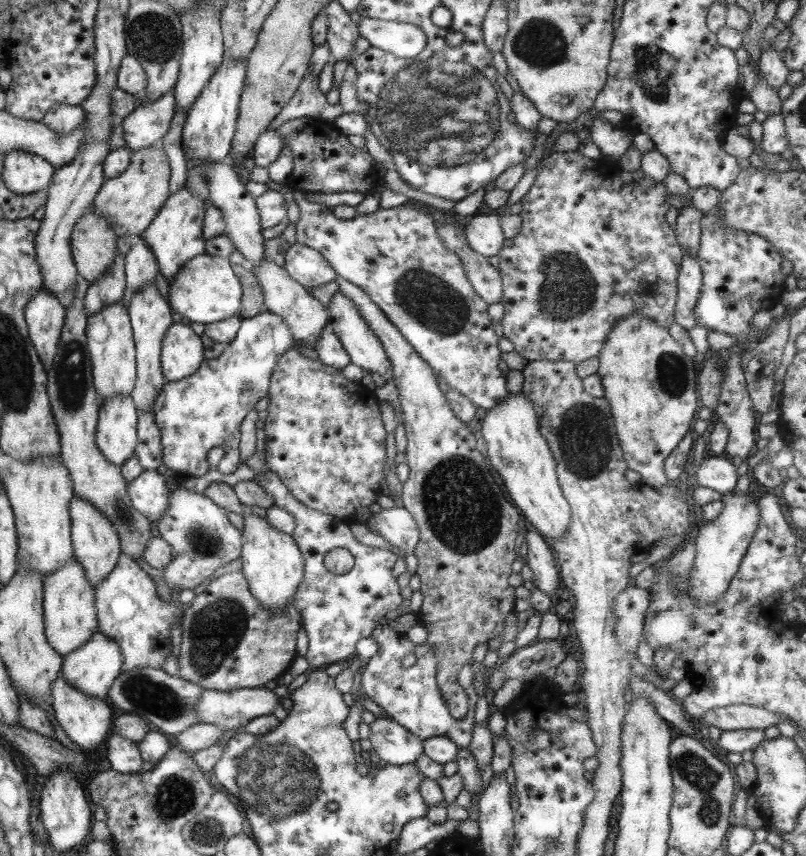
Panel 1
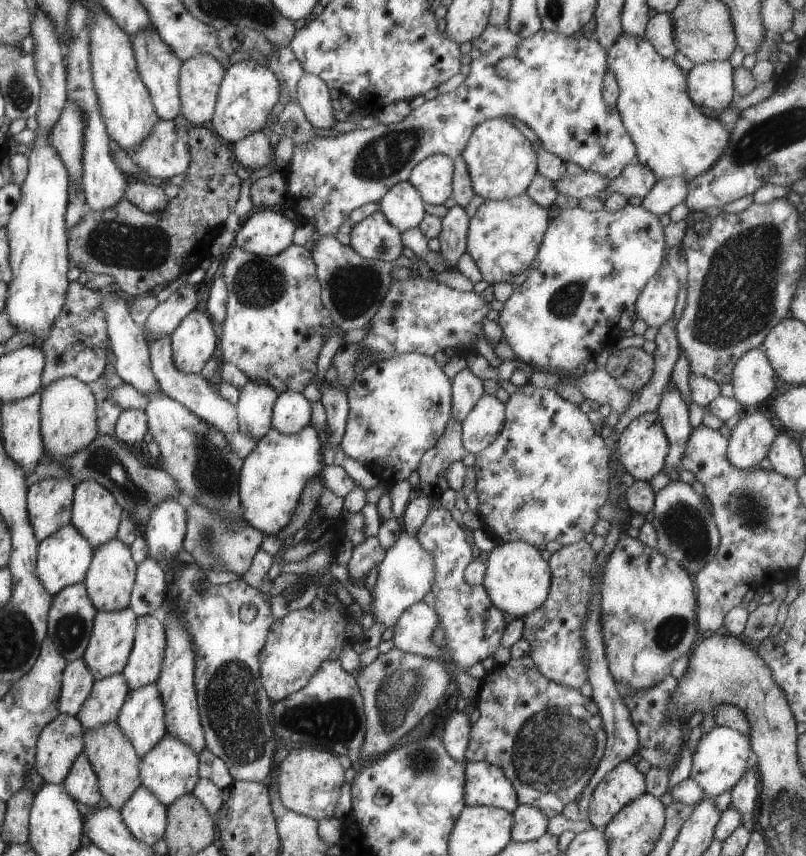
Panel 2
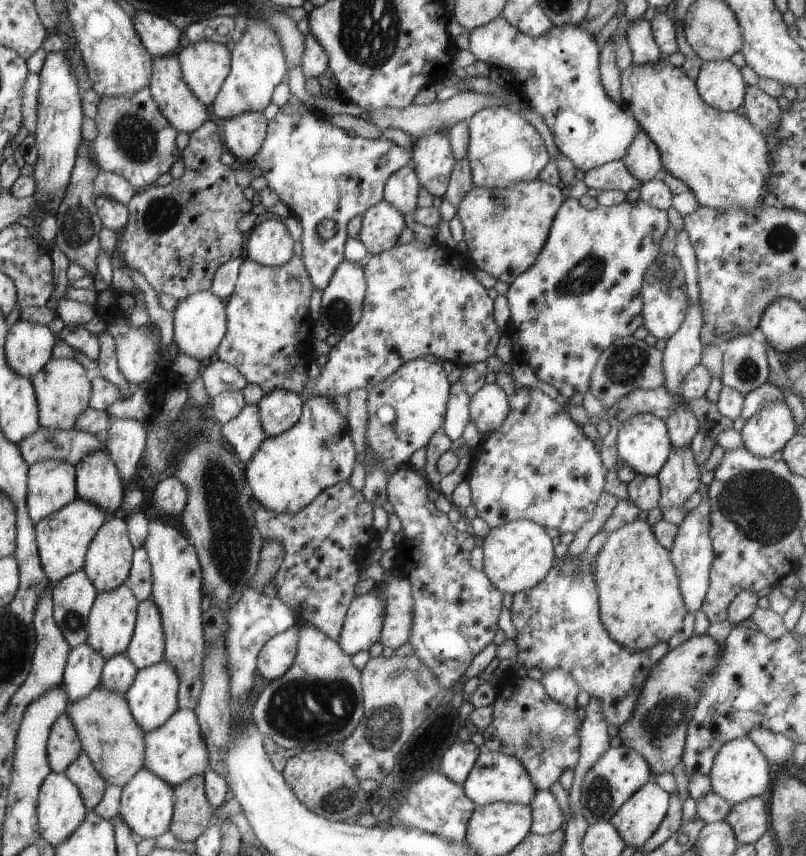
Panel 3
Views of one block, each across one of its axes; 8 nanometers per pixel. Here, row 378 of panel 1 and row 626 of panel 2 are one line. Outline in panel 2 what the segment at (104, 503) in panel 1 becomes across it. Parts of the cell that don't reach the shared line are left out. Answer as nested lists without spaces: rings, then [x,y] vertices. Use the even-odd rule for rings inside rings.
[[[75,582],[61,588],[52,597],[46,619],[46,636],[51,638],[55,649],[66,662],[82,658],[91,635],[92,621],[95,617],[95,608],[87,596],[83,582]]]

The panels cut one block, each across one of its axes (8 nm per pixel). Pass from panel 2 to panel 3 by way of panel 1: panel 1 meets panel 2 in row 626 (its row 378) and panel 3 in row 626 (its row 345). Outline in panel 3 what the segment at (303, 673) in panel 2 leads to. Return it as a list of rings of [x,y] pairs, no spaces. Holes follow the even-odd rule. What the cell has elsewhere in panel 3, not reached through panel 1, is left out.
[[[296,625],[274,635],[263,644],[256,657],[256,674],[269,681],[280,678],[293,663],[296,652]]]

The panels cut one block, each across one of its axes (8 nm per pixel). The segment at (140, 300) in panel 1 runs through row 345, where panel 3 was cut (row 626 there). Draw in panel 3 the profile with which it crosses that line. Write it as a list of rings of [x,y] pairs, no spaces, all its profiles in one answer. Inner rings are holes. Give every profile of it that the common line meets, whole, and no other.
[[[150,595],[138,602],[134,632],[124,654],[135,669],[140,670],[160,662],[164,658],[163,652],[161,616]]]

